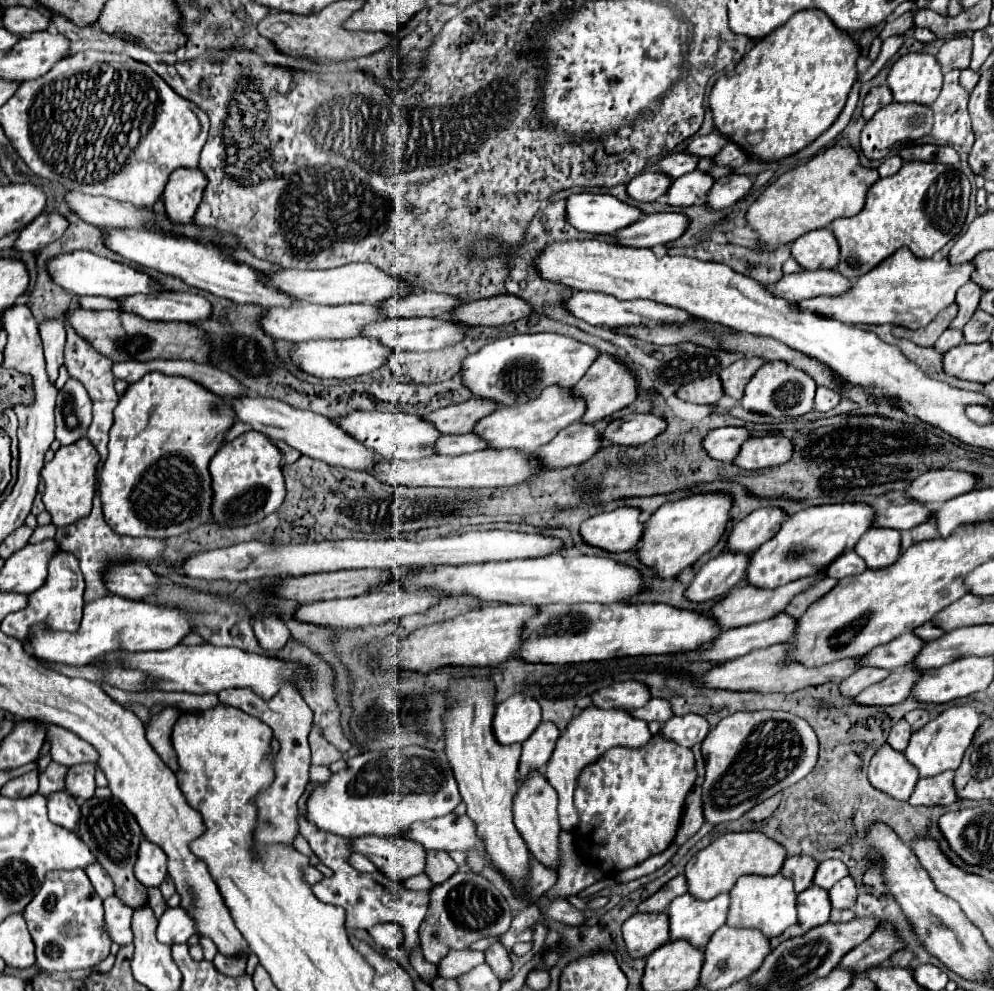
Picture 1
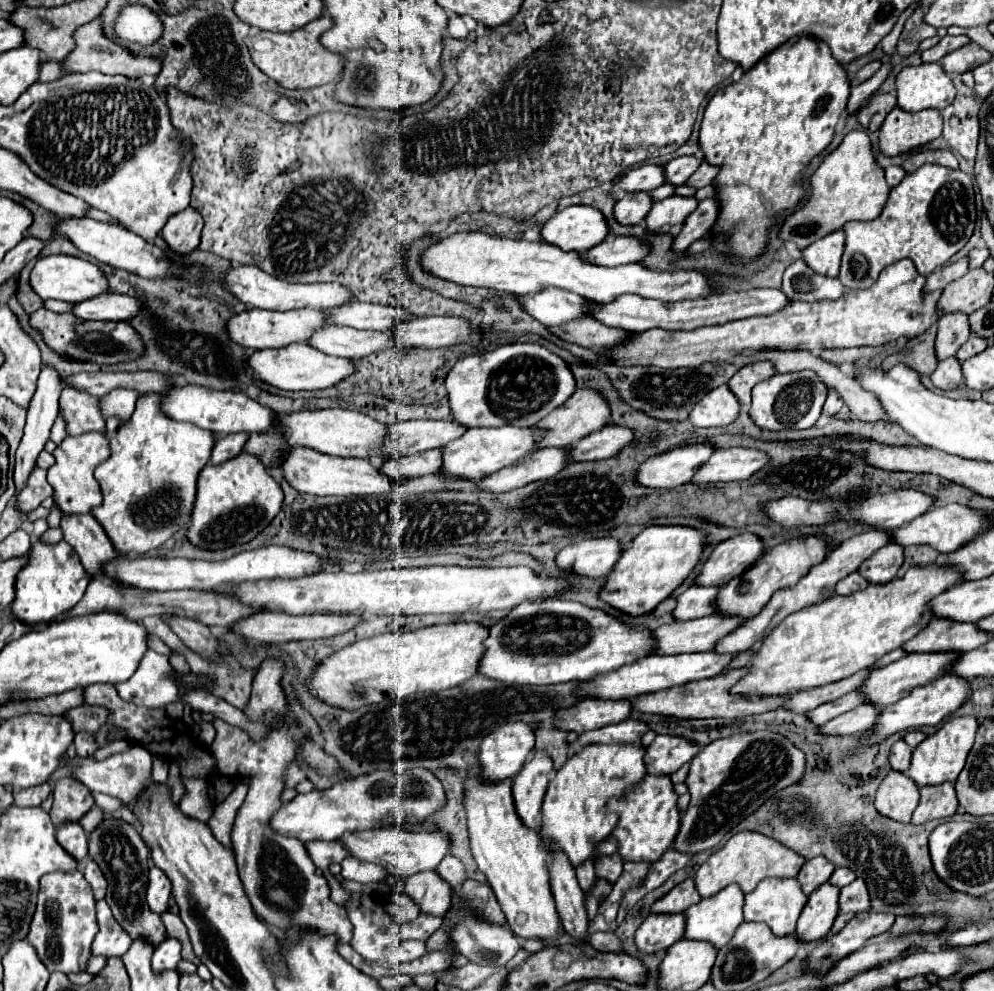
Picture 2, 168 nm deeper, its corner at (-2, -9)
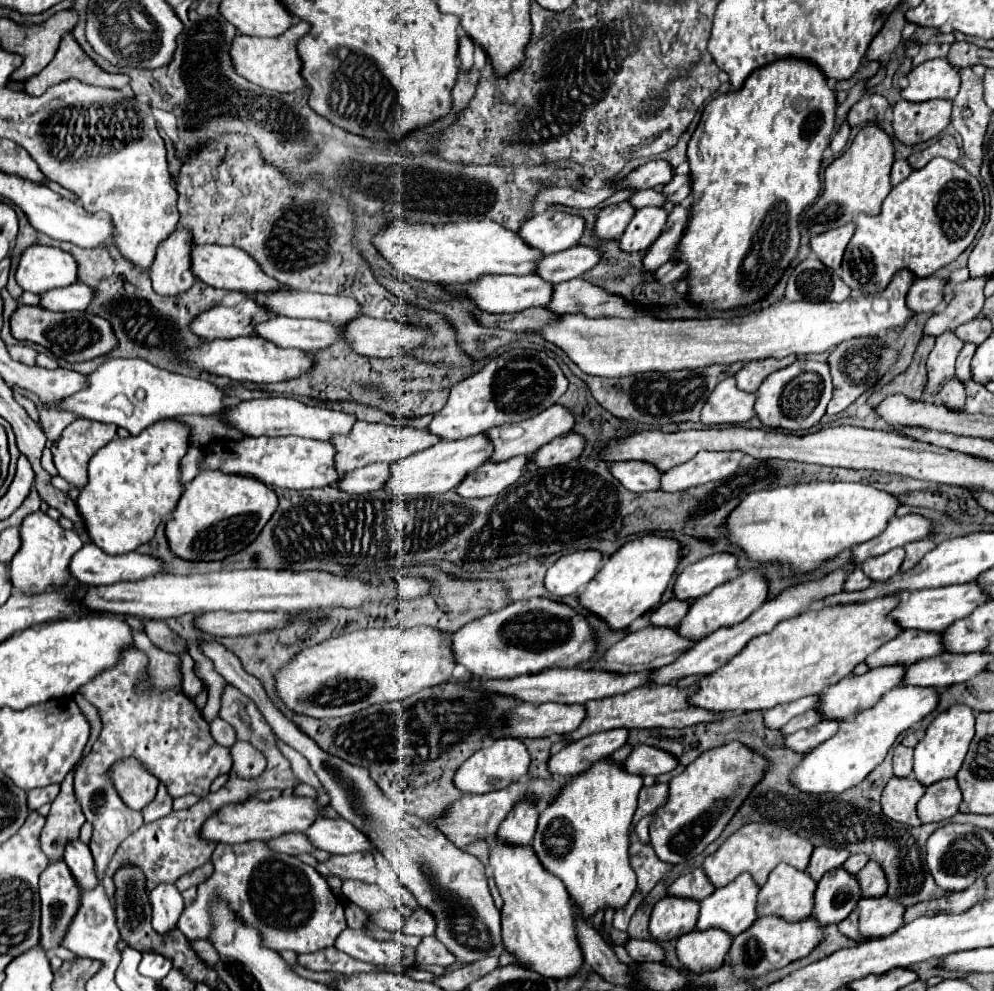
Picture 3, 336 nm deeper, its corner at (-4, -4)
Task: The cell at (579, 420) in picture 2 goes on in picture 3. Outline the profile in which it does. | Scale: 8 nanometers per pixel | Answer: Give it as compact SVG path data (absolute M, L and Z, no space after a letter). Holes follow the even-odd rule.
M552 405L550 409L522 421L522 423L506 423L502 427L492 427L490 431L484 431L486 439L490 439L490 443L494 443L494 455L490 457L490 461L506 461L506 459L512 459L516 455L532 455L534 451L538 451L542 445L550 443L552 439L560 437L560 435L566 435L570 433L570 429L574 427L574 417L572 413L562 407L562 405Z

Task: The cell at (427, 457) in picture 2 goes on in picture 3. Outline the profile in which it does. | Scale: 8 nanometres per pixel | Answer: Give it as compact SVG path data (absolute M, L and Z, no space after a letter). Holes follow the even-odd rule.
M374 463L360 467L358 471L344 473L342 479L338 481L338 489L346 493L368 493L382 489L388 477L388 465L386 463Z

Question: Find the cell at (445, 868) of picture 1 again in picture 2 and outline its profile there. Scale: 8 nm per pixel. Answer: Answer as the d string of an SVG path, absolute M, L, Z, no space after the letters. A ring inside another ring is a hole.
M434 870L418 872L406 880L404 892L420 906L420 912L444 918L452 902L452 886L444 884Z

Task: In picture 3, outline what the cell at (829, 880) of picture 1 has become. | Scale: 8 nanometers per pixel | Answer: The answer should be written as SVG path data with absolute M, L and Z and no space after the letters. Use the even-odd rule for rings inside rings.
M850 855L848 857L848 861L844 863L844 869L848 871L848 873L852 873L852 875L856 875L866 863L870 861L870 857L868 855Z

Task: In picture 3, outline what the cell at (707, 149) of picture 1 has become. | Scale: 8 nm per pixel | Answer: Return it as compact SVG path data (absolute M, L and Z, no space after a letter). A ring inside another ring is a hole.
M650 161L634 171L630 171L622 181L616 185L620 189L632 189L632 191L642 191L642 189L652 189L654 185L666 185L672 179L672 169L666 161Z

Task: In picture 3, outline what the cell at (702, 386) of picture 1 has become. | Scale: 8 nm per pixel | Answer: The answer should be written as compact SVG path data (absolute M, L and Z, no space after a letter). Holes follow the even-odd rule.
M728 377L712 391L704 409L702 423L704 425L736 425L754 417L754 401L752 393L740 391L736 387L736 379Z

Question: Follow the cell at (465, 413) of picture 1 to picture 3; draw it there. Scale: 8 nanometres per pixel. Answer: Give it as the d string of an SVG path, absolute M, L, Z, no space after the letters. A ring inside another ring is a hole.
M356 421L354 429L350 429L350 435L336 435L330 439L330 443L336 449L334 455L334 467L338 473L348 473L358 467L370 465L370 463L394 463L398 459L410 457L418 451L424 451L426 447L438 443L440 439L436 435L430 435L426 429L412 429L412 427L392 427L382 423L366 423Z

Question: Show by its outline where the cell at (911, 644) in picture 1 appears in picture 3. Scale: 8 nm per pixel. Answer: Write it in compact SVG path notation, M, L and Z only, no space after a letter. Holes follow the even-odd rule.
M810 695L810 697L802 697L794 703L782 703L778 707L772 707L772 711L764 713L764 725L768 729L778 729L778 727L786 725L792 717L796 717L808 709L814 709L816 703L818 703L818 697Z

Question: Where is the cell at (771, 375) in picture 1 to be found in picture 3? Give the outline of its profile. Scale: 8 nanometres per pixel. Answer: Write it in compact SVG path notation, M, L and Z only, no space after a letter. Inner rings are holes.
M798 359L792 365L768 375L756 393L756 415L772 429L806 431L814 427L826 413L826 405L832 399L832 379L826 363Z

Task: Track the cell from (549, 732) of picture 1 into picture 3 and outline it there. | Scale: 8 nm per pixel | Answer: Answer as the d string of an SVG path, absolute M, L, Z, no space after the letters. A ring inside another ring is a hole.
M518 801L506 821L500 823L498 841L506 845L530 845L538 823L538 807L530 801Z

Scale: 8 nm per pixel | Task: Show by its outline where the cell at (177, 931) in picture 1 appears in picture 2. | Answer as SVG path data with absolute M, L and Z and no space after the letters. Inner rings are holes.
M166 938L166 940L156 948L156 952L154 952L154 956L152 956L152 968L154 968L154 972L170 970L170 968L174 970L174 968L178 966L178 962L182 960L180 952L182 952L180 940L176 940L176 938Z

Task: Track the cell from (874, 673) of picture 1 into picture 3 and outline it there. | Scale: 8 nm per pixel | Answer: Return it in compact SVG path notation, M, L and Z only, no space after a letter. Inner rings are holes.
M810 709L810 711L806 711L806 713L802 713L802 715L798 715L798 717L790 719L790 723L786 723L786 727L782 727L782 729L780 729L780 733L782 733L782 735L792 735L794 731L808 729L808 727L816 725L818 721L820 721L818 713L816 713L814 709Z

